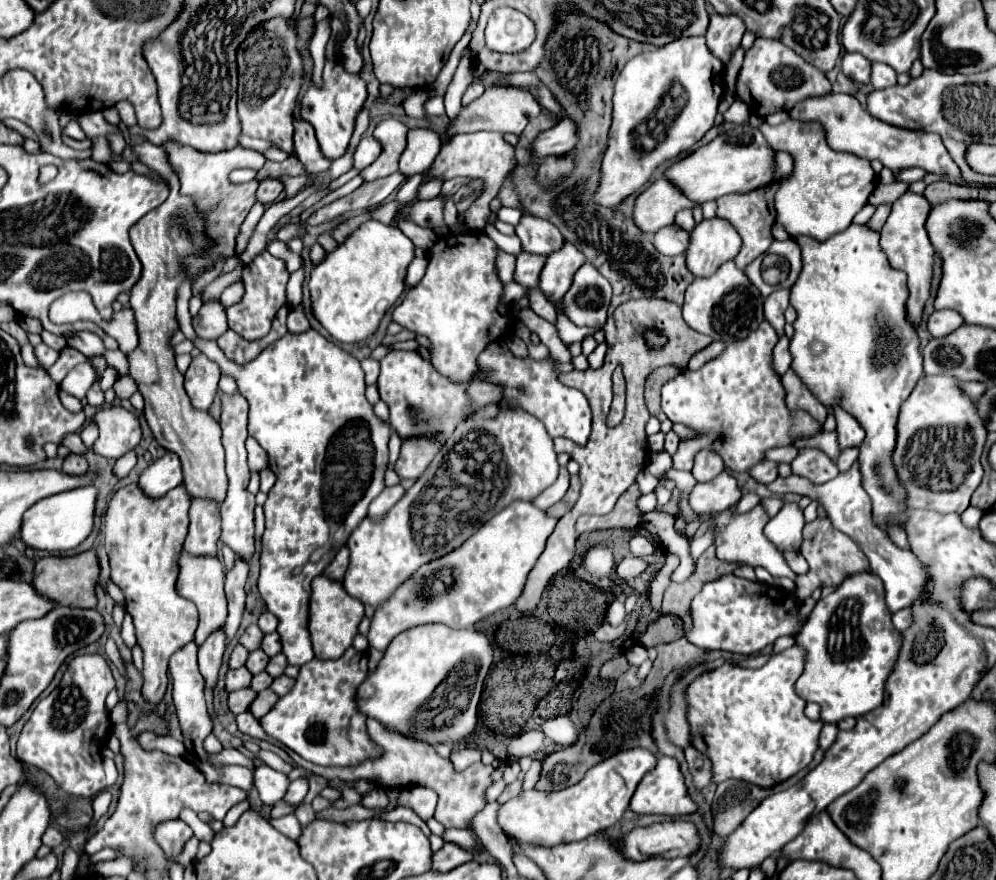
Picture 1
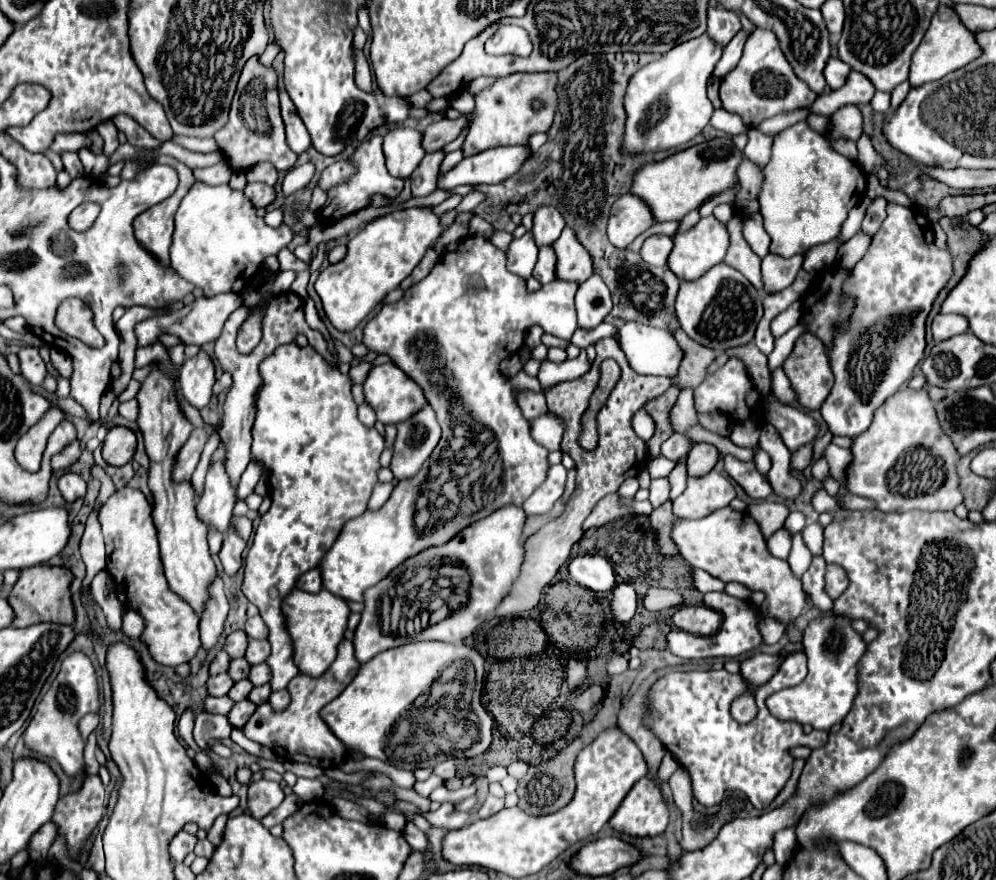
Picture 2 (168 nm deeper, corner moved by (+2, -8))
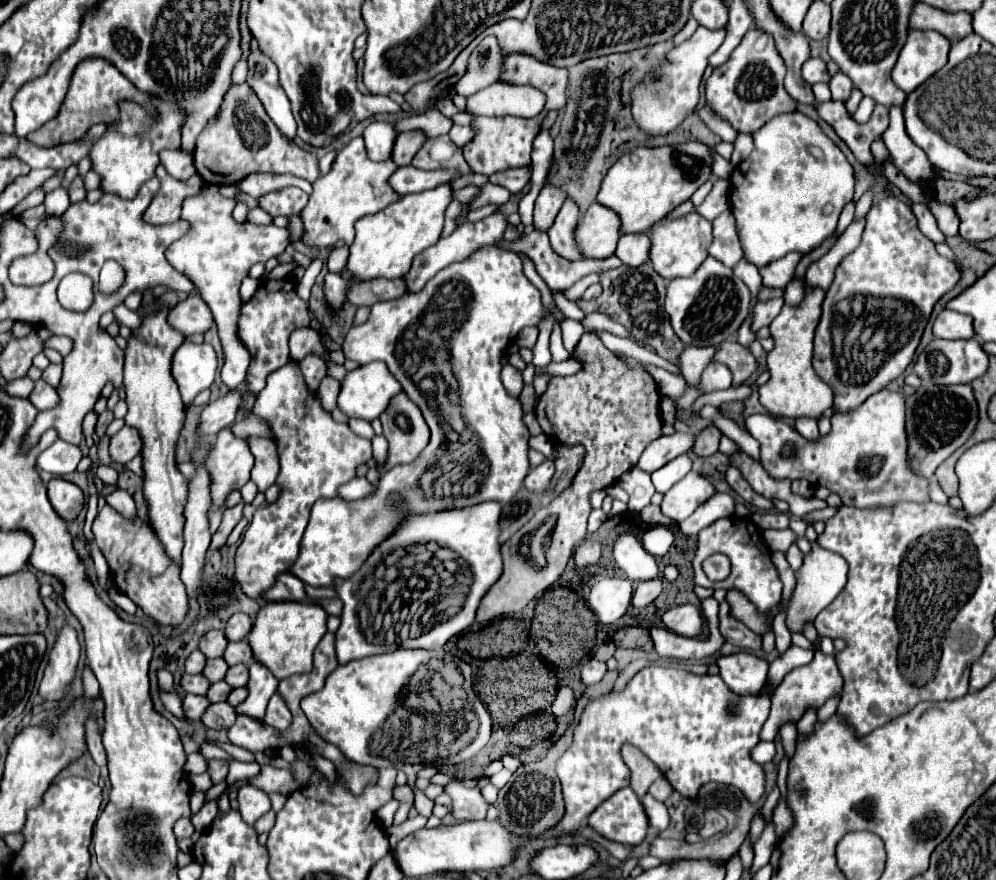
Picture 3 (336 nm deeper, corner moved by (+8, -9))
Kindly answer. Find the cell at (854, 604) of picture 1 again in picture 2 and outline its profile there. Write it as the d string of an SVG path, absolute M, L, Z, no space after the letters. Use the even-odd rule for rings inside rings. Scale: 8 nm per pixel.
M827 612L809 622L803 634L803 648L809 658L807 678L795 688L773 694L767 700L767 708L779 720L795 720L803 726L809 724L815 730L829 730L833 724L843 722L843 716L851 710L859 688L857 666L863 652L867 652L867 642L853 628L853 620L849 616L835 616L835 612Z

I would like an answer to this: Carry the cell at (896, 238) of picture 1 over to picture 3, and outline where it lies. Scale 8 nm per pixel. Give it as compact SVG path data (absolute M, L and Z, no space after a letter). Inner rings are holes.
M891 195L871 205L861 243L839 263L835 279L827 289L823 315L815 331L813 367L833 389L835 411L849 411L861 405L871 393L881 391L889 381L897 379L907 369L935 303L949 293L959 279L961 273L949 259L941 257L935 243L917 229L917 219L903 201Z

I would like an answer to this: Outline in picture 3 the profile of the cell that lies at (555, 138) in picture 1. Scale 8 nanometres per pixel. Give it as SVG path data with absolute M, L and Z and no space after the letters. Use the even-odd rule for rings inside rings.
M409 165L409 167L399 167L389 177L389 185L391 185L391 189L395 189L395 193L399 197L403 197L403 195L409 195L409 193L433 189L433 187L443 185L443 183L451 183L455 179L455 175L457 175L455 171L447 171L447 169L423 171L423 169Z

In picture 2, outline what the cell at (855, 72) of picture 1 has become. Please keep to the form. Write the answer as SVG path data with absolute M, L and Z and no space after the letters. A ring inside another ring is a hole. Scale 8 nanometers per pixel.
M829 58L823 74L825 74L825 80L827 84L831 86L831 90L835 88L841 88L845 82L847 82L847 76L849 76L851 68L847 68L847 64L843 64L843 60L839 58Z

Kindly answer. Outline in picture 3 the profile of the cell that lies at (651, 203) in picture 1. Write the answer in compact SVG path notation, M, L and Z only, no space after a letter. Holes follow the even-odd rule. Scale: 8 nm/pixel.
M599 203L589 205L589 209L579 219L575 229L577 249L587 259L605 259L613 255L619 239L619 217Z

